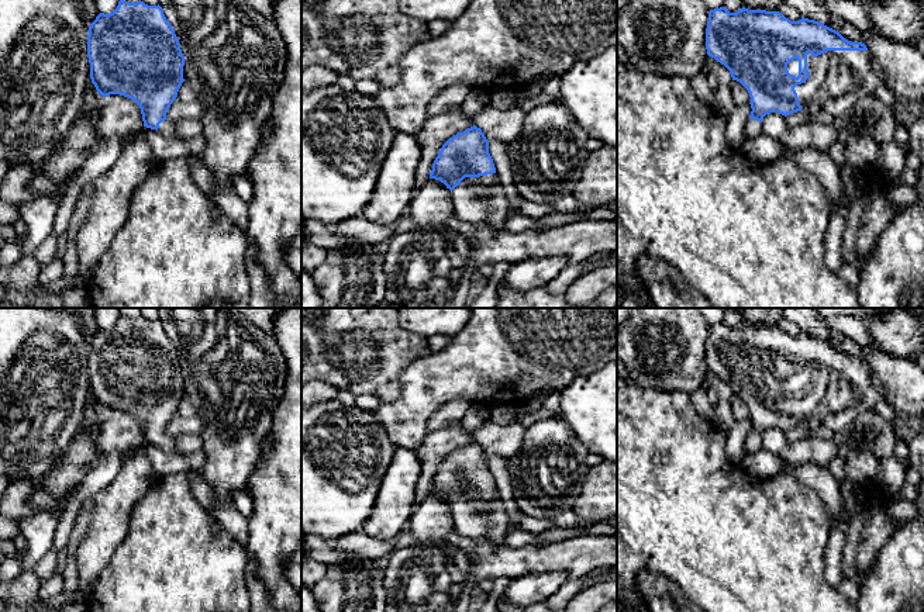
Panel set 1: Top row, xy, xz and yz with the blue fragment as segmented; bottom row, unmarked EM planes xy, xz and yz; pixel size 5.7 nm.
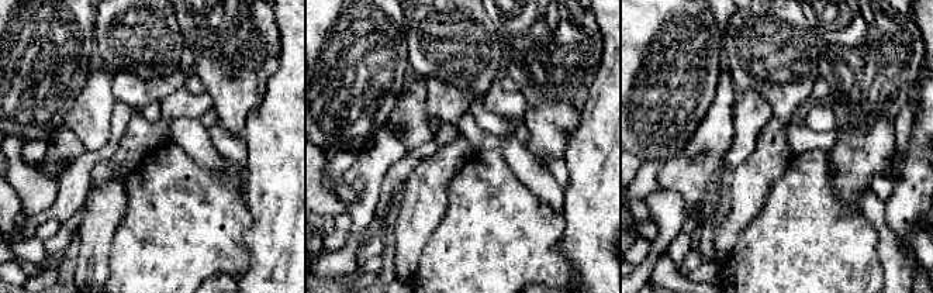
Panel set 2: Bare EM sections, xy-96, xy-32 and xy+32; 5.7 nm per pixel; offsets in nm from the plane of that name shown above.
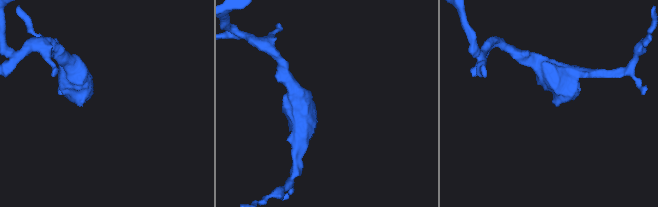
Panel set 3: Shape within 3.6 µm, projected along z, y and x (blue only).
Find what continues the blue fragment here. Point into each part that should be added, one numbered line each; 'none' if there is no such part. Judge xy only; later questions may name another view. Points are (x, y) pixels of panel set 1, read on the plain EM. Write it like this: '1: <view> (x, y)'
1: xy (166, 442)

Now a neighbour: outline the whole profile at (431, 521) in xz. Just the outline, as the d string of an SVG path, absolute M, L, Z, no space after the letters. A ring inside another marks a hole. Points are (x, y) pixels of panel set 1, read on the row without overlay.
M428 494L414 505L407 530L414 536L414 544L437 543L454 530L451 505L435 494Z

